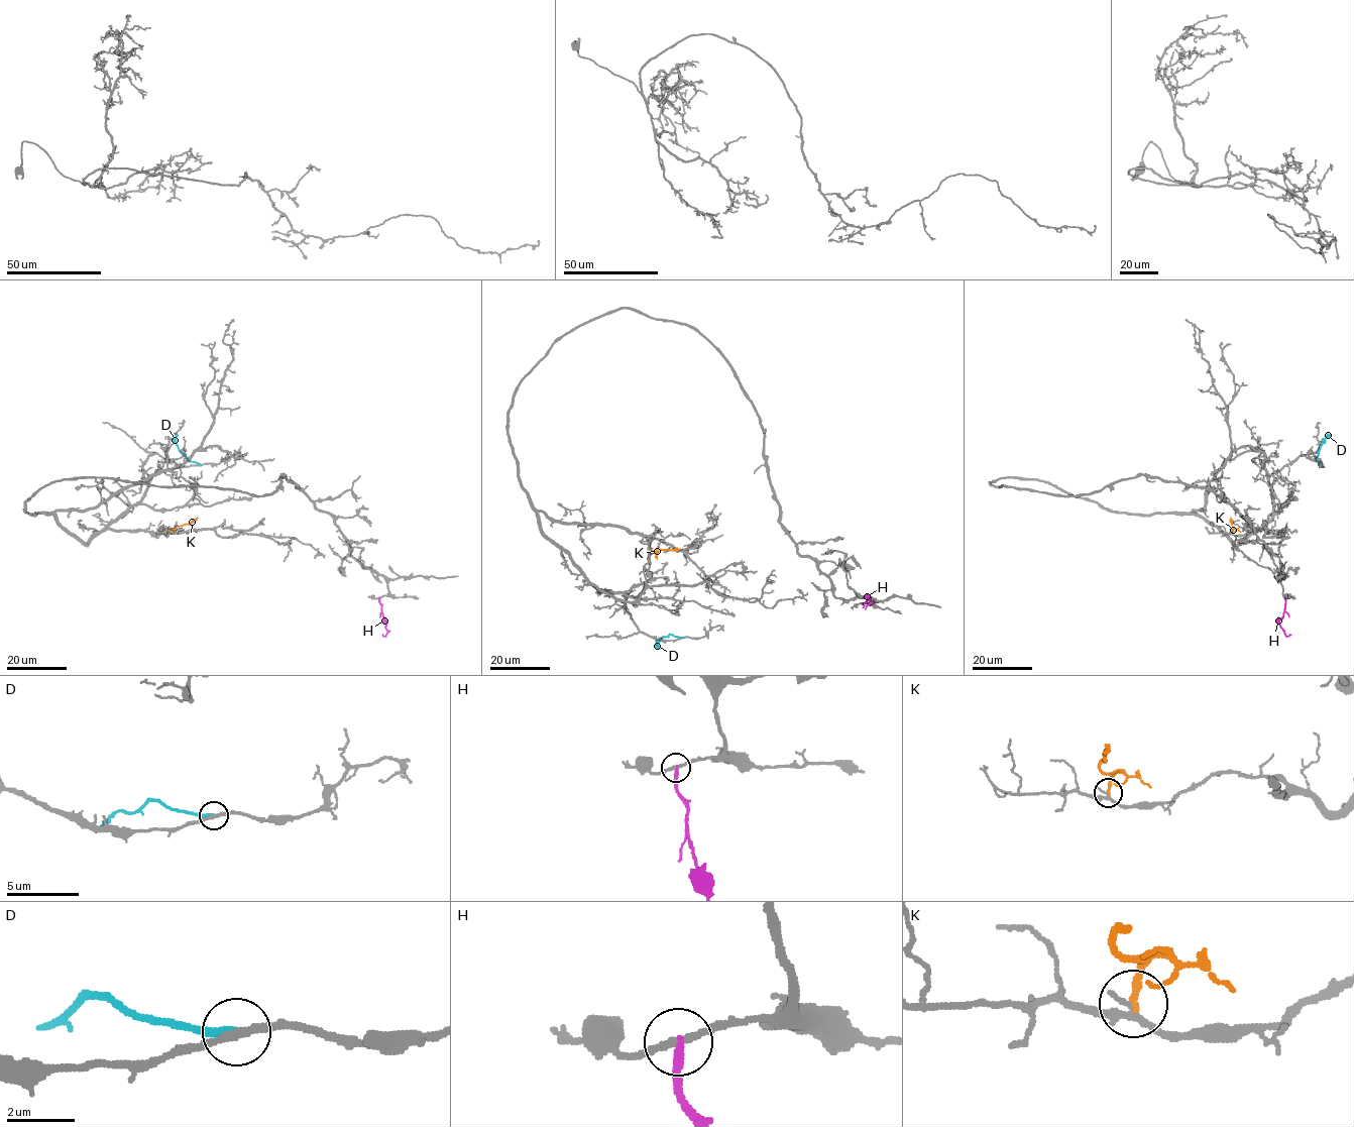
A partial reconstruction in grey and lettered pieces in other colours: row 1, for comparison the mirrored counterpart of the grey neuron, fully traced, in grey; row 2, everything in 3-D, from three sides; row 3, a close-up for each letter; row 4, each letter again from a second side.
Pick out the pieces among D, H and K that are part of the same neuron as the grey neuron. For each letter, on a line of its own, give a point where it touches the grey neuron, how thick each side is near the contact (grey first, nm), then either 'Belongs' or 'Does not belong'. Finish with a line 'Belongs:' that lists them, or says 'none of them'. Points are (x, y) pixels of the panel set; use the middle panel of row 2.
D: Touches grey at (683, 637). Thickness 240 nm (grey) against 240 nm. Does not belong
H: Touches grey at (862, 602). Thickness 190 nm (grey) against 220 nm. Does not belong
K: Touches grey at (650, 550). Thickness 180 nm (grey) against 200 nm. Does not belong
Belongs: none of them

